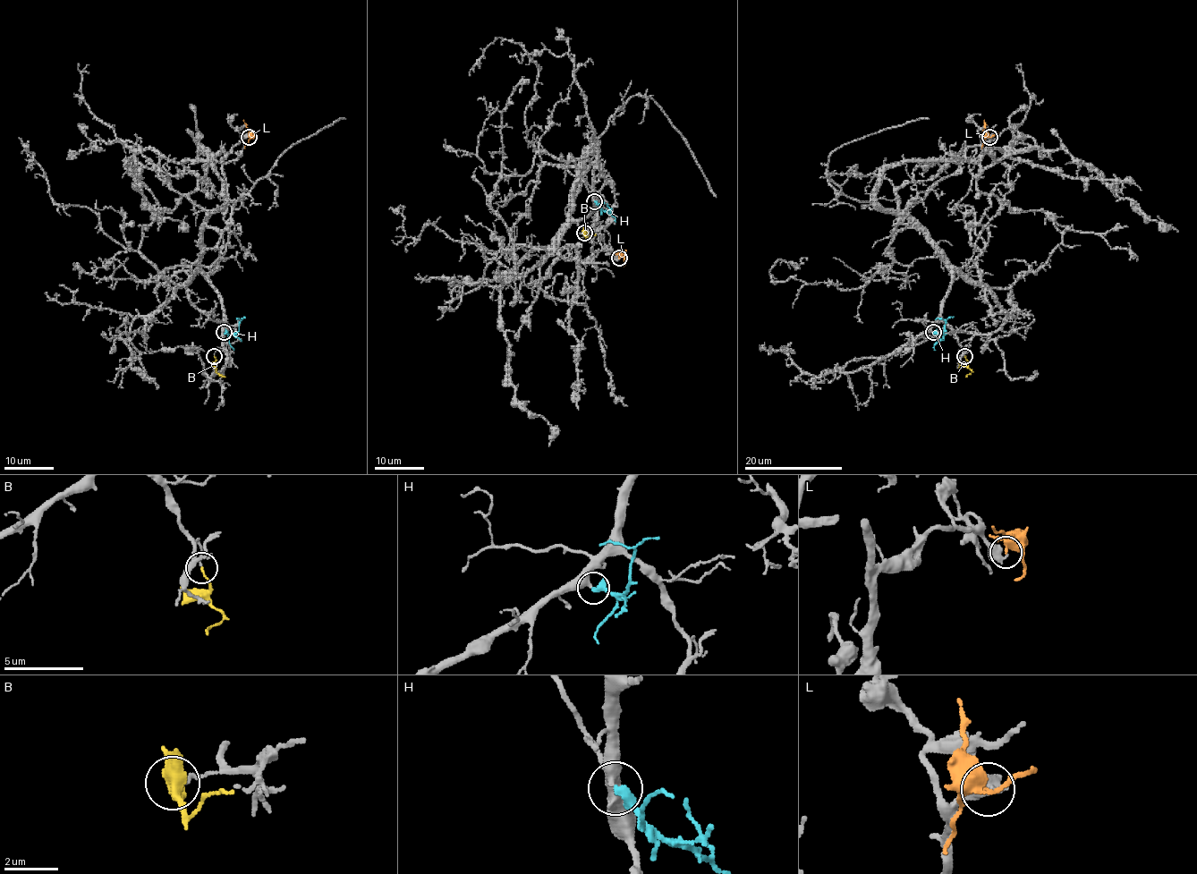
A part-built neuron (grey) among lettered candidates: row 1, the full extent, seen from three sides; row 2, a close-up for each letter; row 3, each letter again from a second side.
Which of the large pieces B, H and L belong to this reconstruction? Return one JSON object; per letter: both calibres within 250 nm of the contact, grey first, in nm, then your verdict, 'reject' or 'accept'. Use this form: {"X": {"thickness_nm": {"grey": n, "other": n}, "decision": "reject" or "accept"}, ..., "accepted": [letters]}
{"B": {"thickness_nm": {"grey": 110, "other": 110}, "decision": "reject"}, "H": {"thickness_nm": {"grey": 320, "other": 400}, "decision": "accept"}, "L": {"thickness_nm": {"grey": 400, "other": 440}, "decision": "reject"}, "accepted": ["H"]}

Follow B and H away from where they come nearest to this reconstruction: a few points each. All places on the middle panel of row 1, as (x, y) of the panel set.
B: (584, 233), (587, 240), (596, 233)
H: (594, 200), (609, 213), (606, 203)

